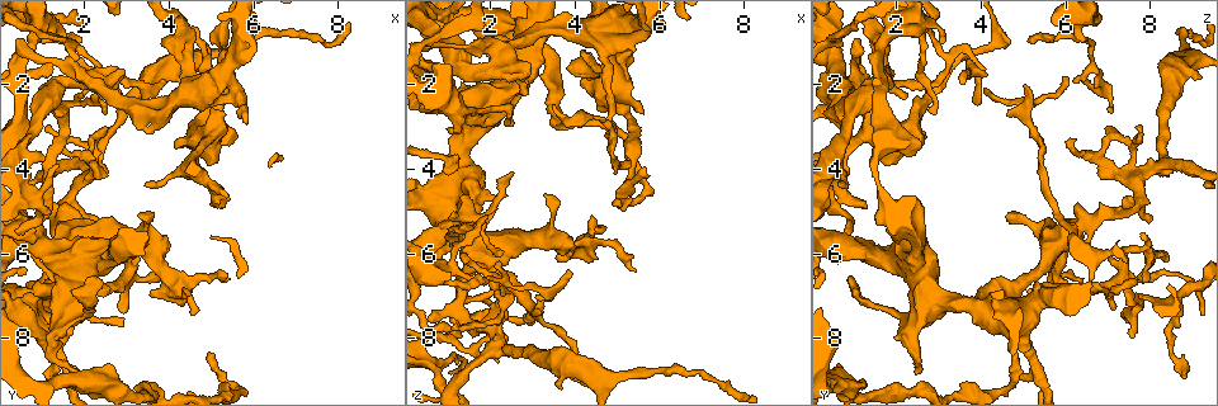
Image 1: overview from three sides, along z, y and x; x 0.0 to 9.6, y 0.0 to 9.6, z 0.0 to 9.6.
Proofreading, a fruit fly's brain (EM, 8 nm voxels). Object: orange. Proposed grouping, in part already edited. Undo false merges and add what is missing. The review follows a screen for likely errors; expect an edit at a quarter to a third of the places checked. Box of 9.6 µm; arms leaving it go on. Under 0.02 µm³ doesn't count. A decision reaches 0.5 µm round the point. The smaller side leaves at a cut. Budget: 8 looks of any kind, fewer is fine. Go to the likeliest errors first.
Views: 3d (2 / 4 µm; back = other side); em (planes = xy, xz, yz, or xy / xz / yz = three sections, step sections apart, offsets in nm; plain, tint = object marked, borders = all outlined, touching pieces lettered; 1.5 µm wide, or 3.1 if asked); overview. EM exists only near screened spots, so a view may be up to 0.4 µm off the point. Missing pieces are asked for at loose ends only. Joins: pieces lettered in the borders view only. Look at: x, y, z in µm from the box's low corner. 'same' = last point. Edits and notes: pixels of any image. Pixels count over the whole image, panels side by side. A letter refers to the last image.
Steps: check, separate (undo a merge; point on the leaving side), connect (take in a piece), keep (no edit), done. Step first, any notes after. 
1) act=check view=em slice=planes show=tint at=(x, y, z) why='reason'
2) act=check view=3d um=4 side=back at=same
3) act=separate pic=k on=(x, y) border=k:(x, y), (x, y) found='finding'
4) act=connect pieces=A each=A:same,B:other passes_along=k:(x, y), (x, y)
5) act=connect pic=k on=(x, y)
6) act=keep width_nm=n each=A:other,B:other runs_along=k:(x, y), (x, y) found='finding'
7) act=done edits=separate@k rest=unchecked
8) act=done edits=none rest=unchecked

act=check view=em slice=planes show=borders at=(2.30, 5.25, 7.95) why='free end'

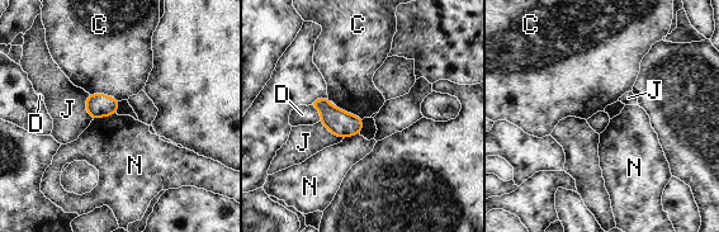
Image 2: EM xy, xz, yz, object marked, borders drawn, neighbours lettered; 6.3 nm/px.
act=keep each=C:other,D:other,J:other,N:other border=2:(116, 112), (93, 121) found='none of them fits'

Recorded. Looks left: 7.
act=check view=3d um=4 at=(1.95, 1.00, 5.15) why='free end'

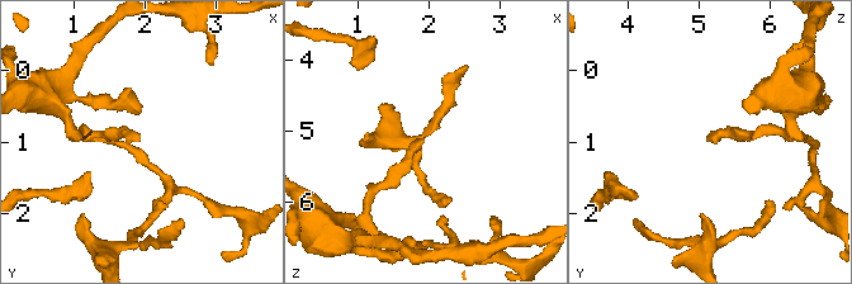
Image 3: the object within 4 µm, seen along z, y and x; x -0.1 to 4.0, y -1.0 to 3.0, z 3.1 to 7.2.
act=check view=em slice=planes show=borders at=(1.90, 1.00, 5.15)

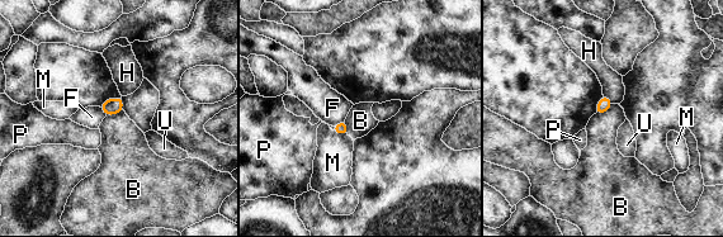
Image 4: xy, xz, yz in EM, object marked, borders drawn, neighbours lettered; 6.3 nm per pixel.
act=keep each=B:other,F:other,H:other,M:other,P:other,U:other border=4:(613, 104), (604, 112), (595, 114) found='none of them fits'

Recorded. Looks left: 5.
act=check view=em slice=planes show=borders at=(3.30, 5.10, 4.65) why='free end'

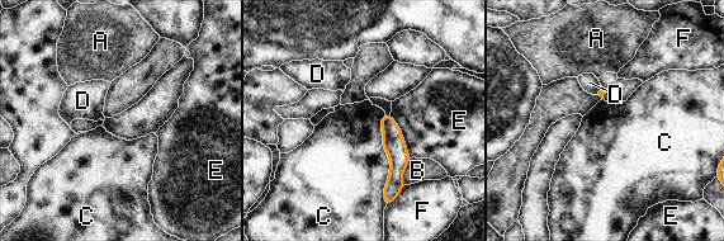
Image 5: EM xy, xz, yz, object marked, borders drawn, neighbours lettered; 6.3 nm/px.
act=keep each=A:other,B:other,C:other,D:other,E:other,F:other runs_along=5:(388, 118), (396, 176), (387, 190) found='none of them fits'

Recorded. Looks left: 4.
act=check view=em slice=planes show=tint at=(2.15, 3.80, 6.70) why='closes a loop'

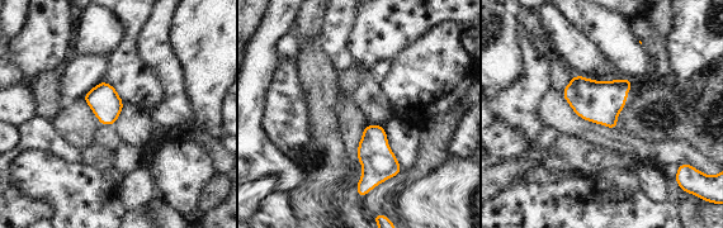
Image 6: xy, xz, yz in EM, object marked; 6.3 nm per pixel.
act=check view=em slice=planes show=borders at=same why='see the neighbours'

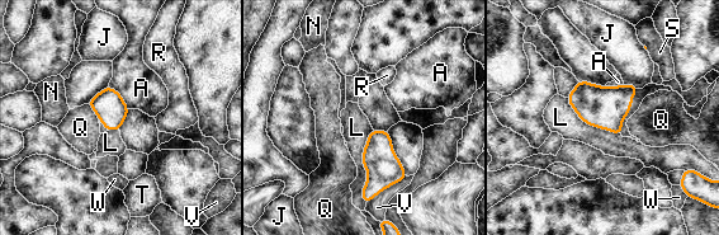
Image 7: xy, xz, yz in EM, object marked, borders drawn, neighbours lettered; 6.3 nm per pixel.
act=keep width_nm=200 each=A:other,J:other,L:other,N:other,Q:other,R:other,S:other,T:other,V:other,W:other border=7:(373, 130), (362, 159), (365, 205) found='one cell here'

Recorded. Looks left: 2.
act=done edits=none rest=unchecked

